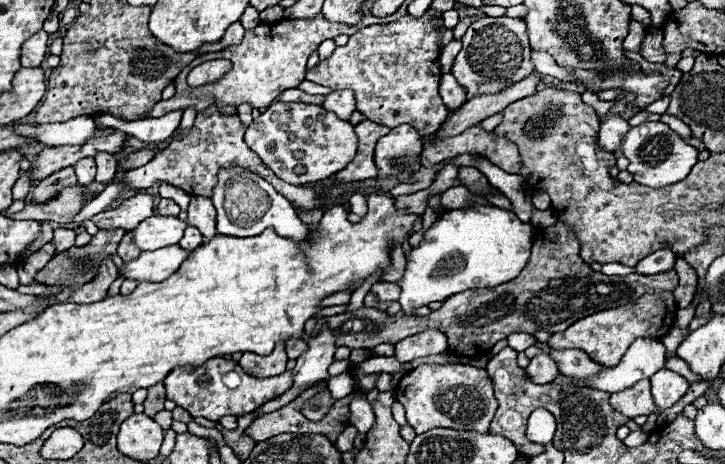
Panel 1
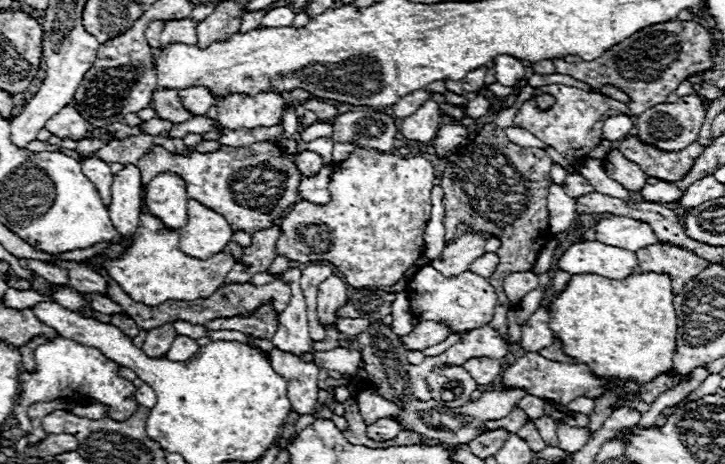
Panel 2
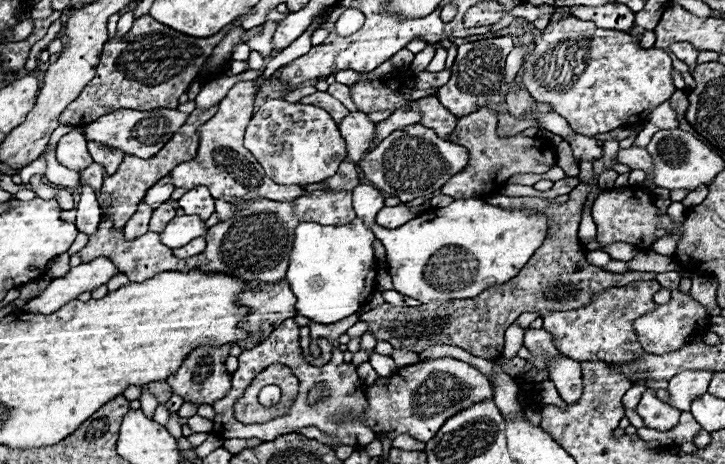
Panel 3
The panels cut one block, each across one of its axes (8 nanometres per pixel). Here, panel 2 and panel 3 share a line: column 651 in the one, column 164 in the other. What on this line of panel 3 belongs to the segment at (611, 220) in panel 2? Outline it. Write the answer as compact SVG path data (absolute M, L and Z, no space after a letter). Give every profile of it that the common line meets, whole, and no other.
M176 216L172 218L166 228L160 232L160 240L162 244L166 244L168 248L180 248L184 244L188 244L190 240L194 240L196 236L204 236L204 222L198 216Z

